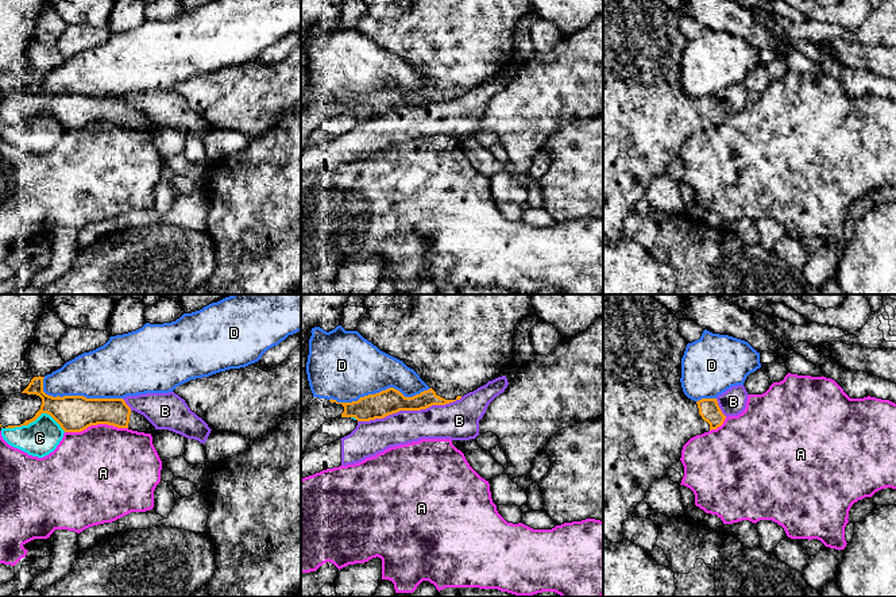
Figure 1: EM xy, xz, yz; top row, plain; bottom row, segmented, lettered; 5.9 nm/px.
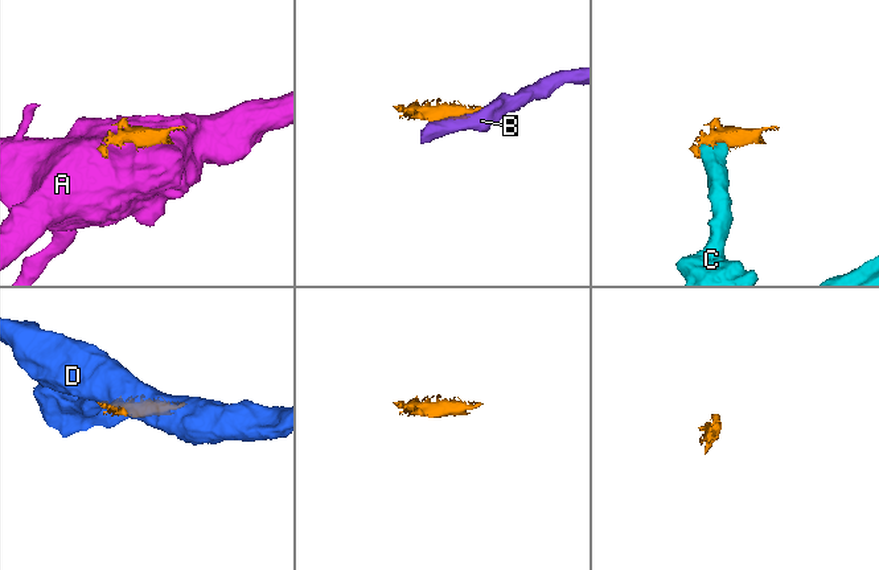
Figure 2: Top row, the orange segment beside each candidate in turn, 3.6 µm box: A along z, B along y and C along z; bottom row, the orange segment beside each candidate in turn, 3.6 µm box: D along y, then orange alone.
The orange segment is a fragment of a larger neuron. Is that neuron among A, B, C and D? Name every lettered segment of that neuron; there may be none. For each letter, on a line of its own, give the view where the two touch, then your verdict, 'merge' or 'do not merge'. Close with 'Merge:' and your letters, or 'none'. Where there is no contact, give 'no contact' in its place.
A: meets orange in xy; do not merge
B: meets orange in xz; do not merge
C: meets orange in xy; do not merge
D: meets orange in xz; do not merge
Merge: none

